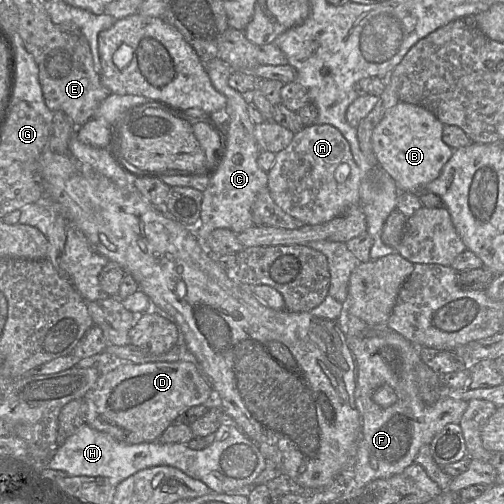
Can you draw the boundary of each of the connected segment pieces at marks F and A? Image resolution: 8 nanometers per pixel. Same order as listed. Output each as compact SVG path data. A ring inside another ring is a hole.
M349 313L345 337L355 360L354 399L361 416L361 437L356 452L354 478L349 484L349 491L352 491L374 480L399 474L415 463L415 458L423 445L430 444L434 436L447 424L460 422L468 402L443 397L432 405L425 404L419 396L417 386L418 366L423 363L419 348L399 333L390 329L385 334L375 334L375 329L372 329L370 324ZM383 385L390 386L397 395L397 401L386 408L380 407L372 399L374 391Z
M330 124L304 127L294 135L291 143L280 152L268 172L268 185L274 202L287 214L307 225L318 225L360 205L360 169L355 163L350 144L343 134Z

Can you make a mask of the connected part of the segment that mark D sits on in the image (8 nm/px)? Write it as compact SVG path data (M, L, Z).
M187 360L176 362L117 362L117 366L106 374L101 374L95 386L83 400L87 405L86 424L105 432L115 440L126 444L140 444L158 441L163 432L173 424L178 416L193 406L203 405L213 389L200 369Z

